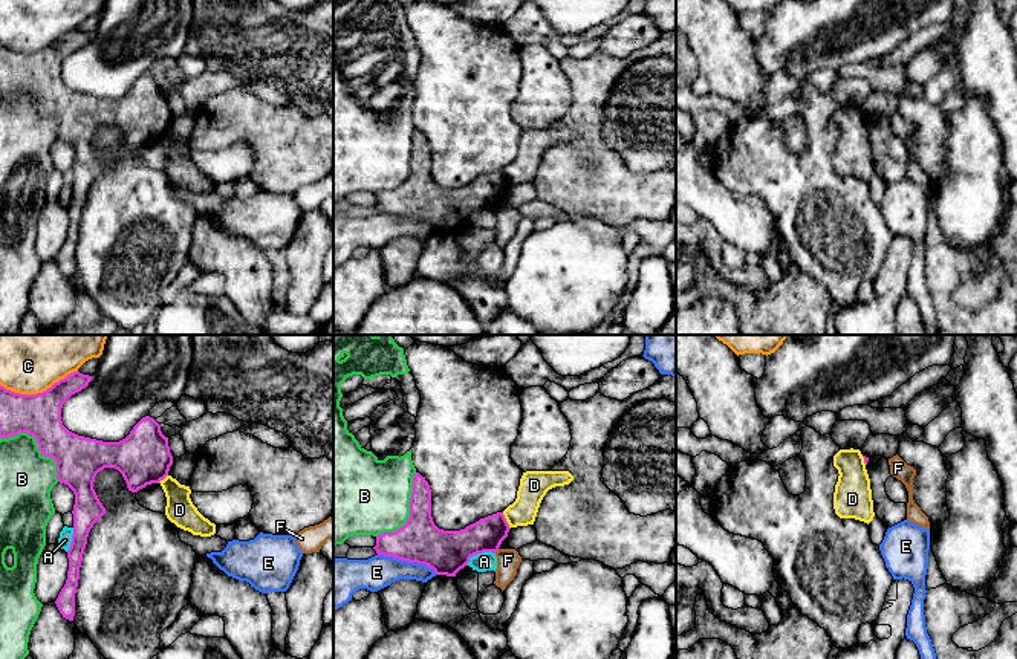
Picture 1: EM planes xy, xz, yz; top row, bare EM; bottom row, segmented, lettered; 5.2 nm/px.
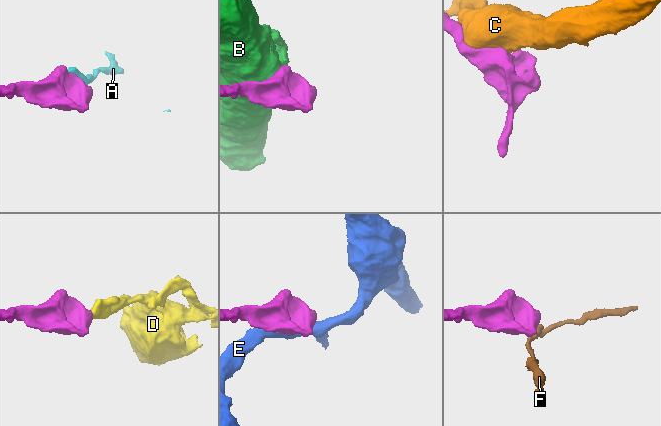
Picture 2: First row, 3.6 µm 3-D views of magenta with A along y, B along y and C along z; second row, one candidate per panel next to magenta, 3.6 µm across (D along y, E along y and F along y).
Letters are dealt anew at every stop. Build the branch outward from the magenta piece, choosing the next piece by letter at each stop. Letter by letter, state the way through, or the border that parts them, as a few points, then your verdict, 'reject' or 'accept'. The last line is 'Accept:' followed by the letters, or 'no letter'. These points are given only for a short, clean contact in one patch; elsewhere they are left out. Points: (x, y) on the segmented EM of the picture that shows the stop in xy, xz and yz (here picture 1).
A: reject
B: reject
C: reject
D: border xz (502, 512), (510, 528); reject
E: reject
F: border xz (499, 549), (494, 552); reject
Accept: no letter

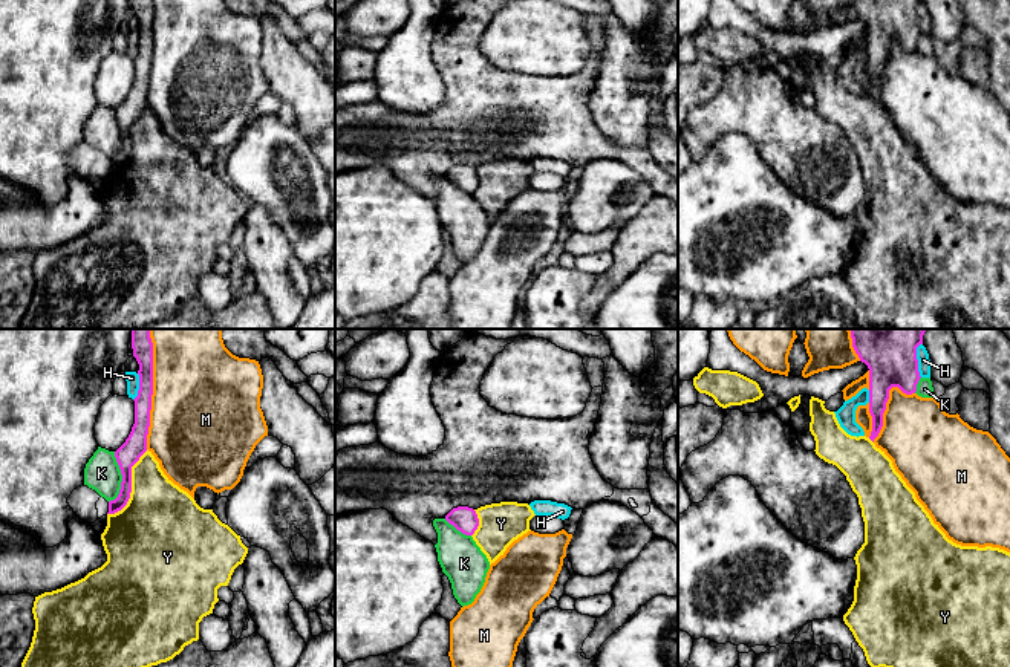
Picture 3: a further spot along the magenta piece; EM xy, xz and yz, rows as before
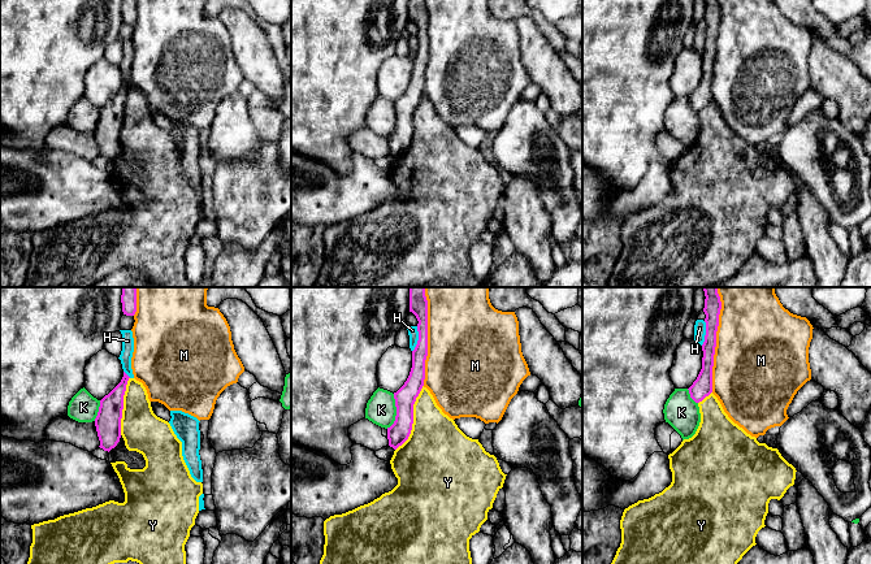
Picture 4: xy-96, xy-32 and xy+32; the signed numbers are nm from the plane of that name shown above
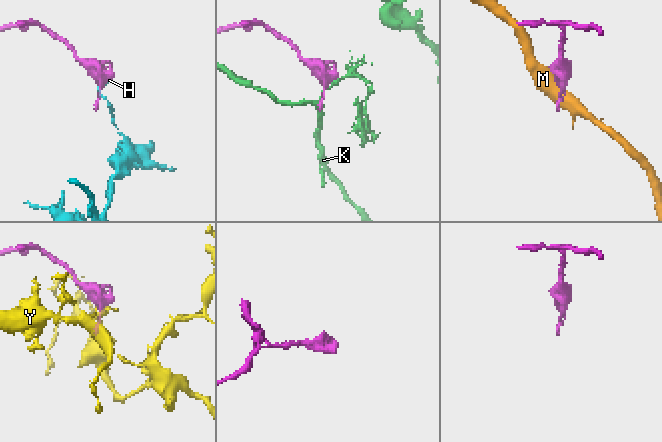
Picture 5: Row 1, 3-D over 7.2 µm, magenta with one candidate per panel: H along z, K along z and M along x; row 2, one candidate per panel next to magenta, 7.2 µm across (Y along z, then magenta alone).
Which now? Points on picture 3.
H: reject
K: reject
M: reject
Y: border xy (147, 450), (132, 467), (129, 501), (120, 510), (107, 514); reject
Accept: no letter

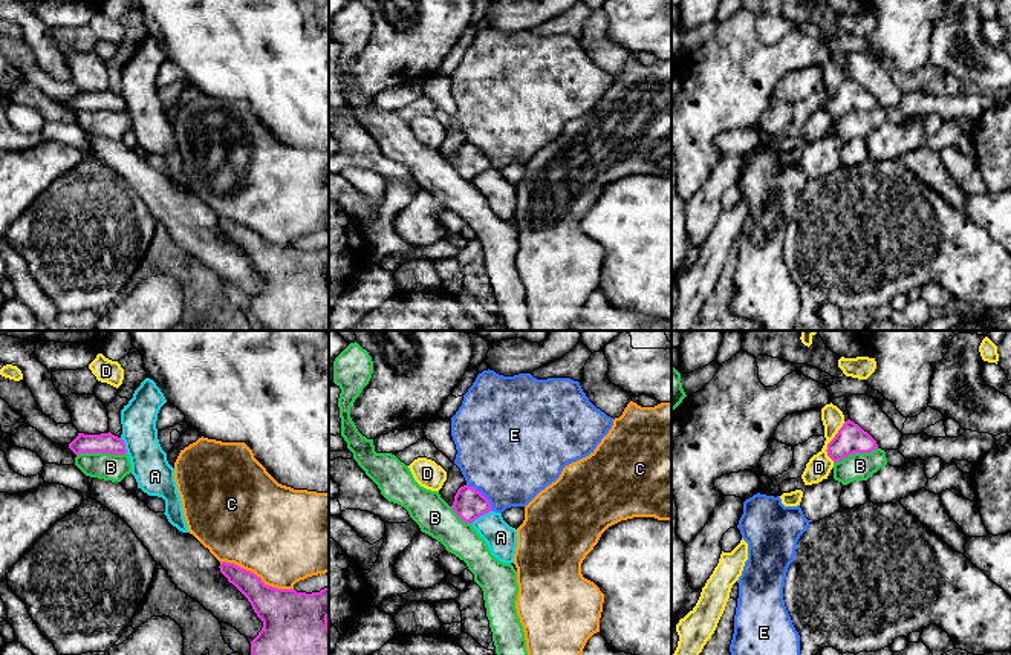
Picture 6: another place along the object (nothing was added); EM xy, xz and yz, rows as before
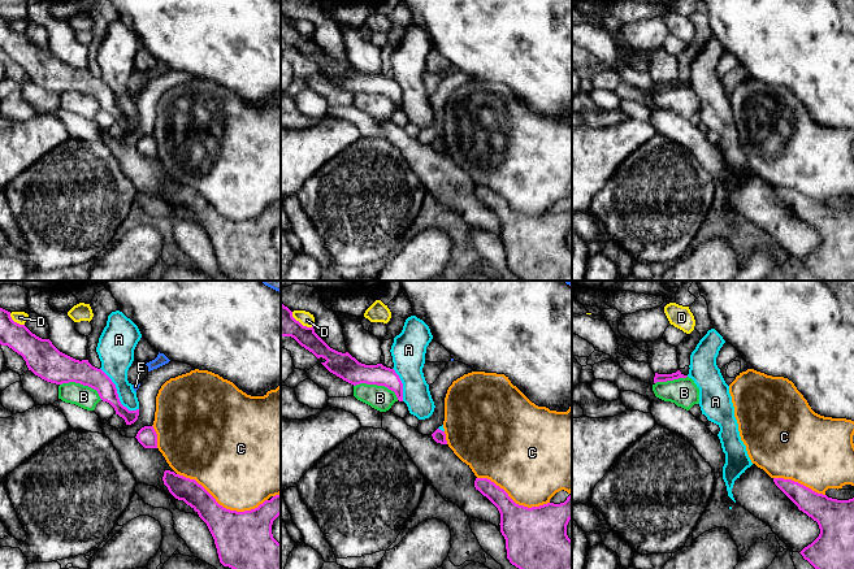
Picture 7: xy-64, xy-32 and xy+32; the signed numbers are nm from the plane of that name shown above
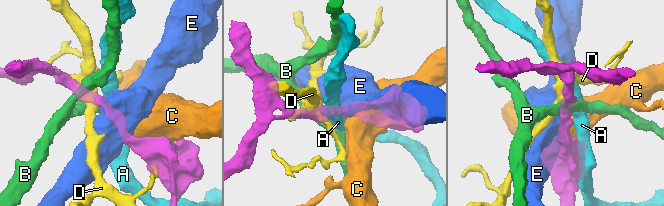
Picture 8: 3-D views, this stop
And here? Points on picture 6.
A: reject
B: reject
C: reject
D: reject
E: reject
Accept: no letter

